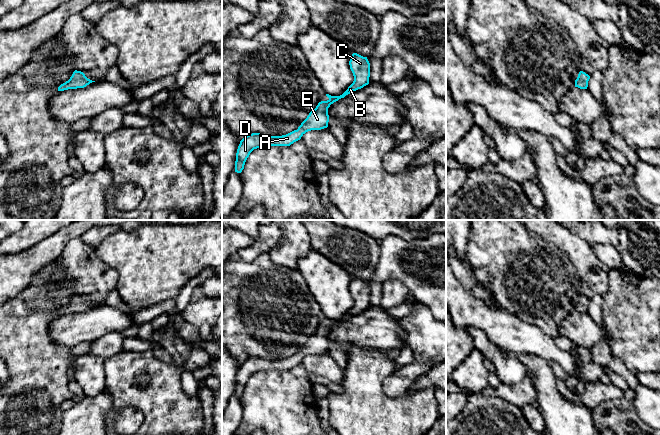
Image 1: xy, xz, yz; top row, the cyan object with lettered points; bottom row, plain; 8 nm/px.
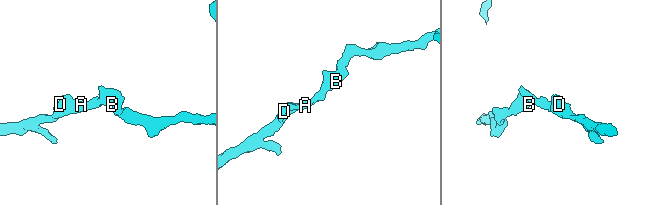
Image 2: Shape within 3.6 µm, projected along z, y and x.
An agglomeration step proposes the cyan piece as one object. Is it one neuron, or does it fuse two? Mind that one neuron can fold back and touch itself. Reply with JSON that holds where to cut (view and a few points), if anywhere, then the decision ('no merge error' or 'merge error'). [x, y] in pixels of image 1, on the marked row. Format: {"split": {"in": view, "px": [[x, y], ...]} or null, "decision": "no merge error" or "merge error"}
{"split": null, "decision": "no merge error"}

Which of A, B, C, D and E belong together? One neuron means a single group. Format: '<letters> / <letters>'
A B C D E

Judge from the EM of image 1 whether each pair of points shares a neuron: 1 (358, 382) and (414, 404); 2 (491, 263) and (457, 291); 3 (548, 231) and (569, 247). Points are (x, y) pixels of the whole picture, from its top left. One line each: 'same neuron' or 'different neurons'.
1: same neuron
2: different neurons
3: same neuron

